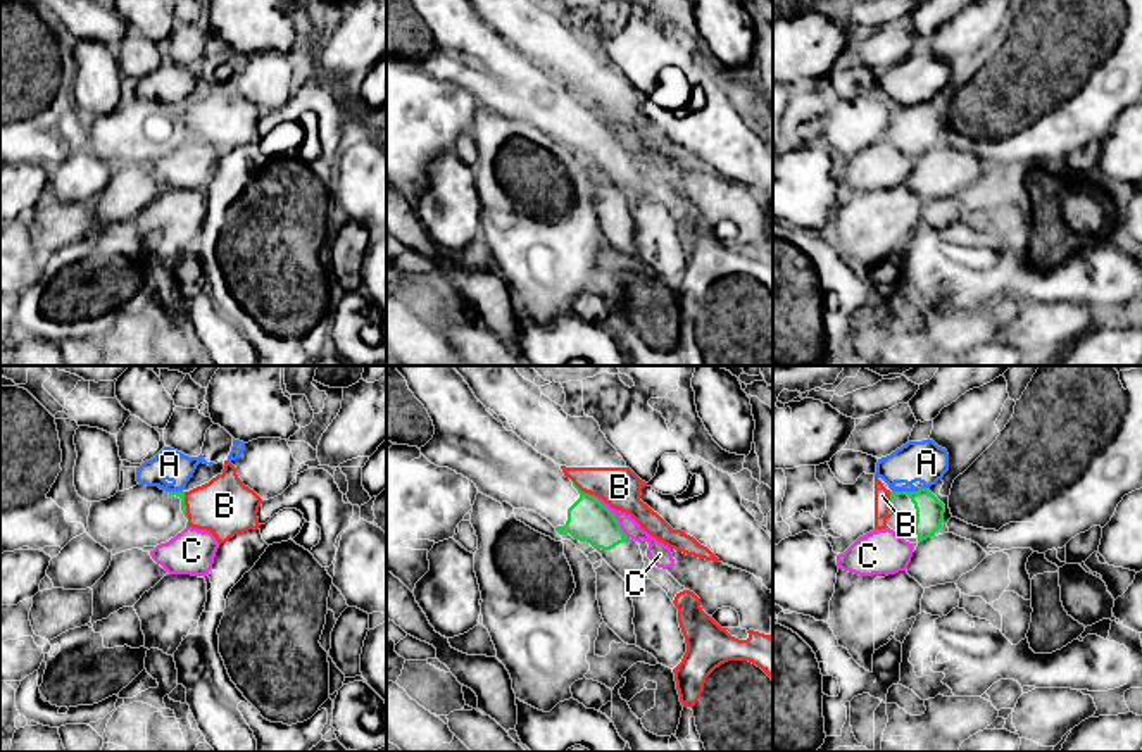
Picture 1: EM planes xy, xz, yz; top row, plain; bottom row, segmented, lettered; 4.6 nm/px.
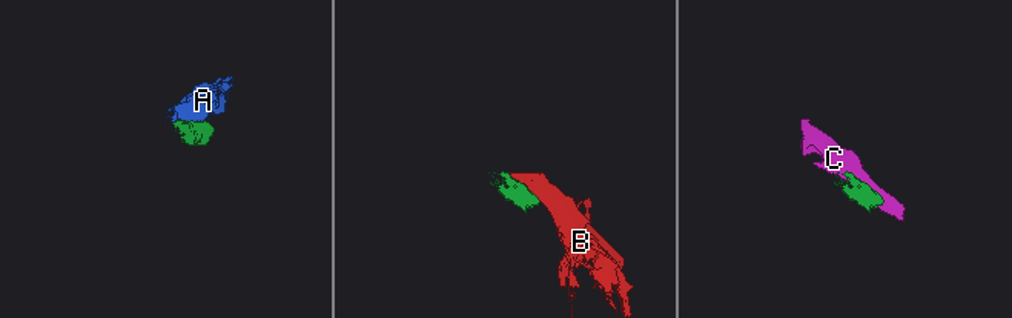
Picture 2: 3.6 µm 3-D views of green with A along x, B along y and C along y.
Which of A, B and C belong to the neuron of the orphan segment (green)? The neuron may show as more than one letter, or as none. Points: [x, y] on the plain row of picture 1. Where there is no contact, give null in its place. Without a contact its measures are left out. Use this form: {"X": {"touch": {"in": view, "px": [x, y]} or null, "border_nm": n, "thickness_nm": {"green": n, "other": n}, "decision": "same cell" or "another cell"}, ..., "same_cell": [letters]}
{"A": {"touch": {"in": "yz", "px": [909, 106]}, "border_nm": 170, "thickness_nm": {"green": 130, "other": 190}, "decision": "another cell"}, "B": {"touch": {"in": "xz", "px": [583, 106]}, "border_nm": 130, "thickness_nm": {"green": 200, "other": 190}, "decision": "another cell"}, "C": {"touch": {"in": "xz", "px": [614, 131]}, "border_nm": 240, "thickness_nm": {"green": 200, "other": 90}, "decision": "another cell"}, "same_cell": []}

